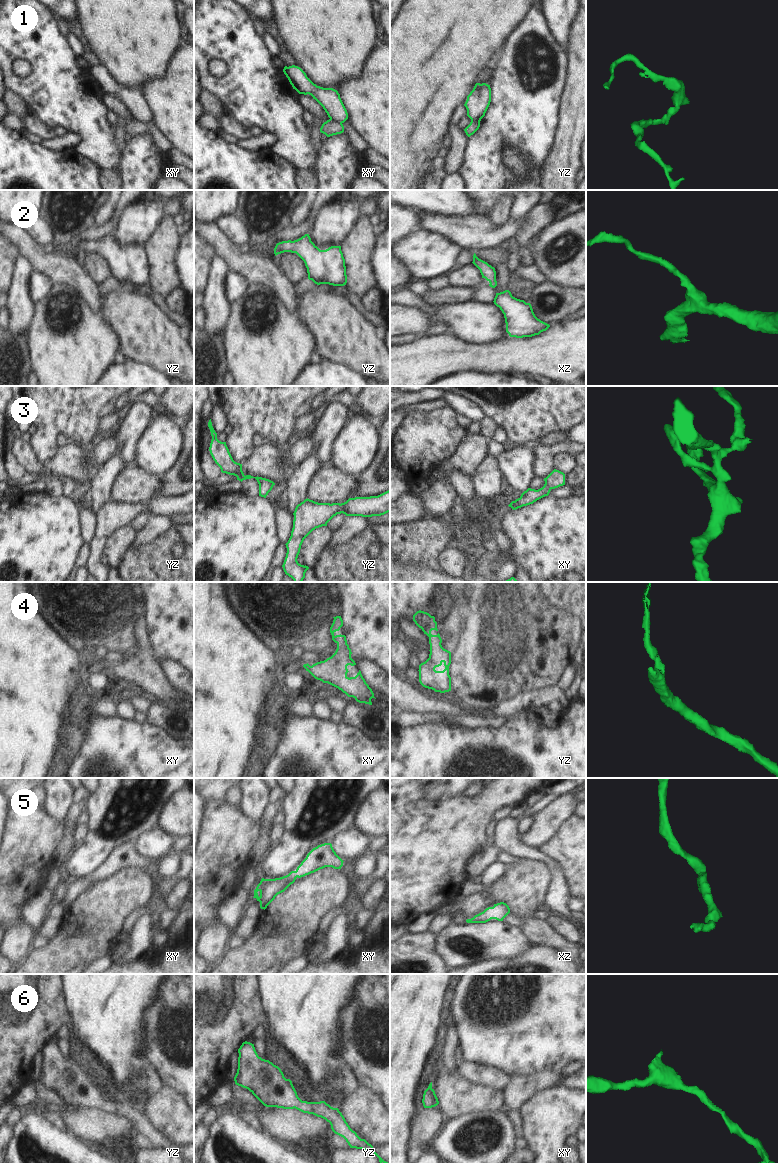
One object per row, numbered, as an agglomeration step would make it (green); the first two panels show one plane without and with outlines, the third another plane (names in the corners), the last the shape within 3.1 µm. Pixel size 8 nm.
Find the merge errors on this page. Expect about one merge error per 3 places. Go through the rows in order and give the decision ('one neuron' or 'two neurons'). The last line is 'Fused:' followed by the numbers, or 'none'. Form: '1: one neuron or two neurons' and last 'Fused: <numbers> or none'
1: two neurons
2: one neuron
3: one neuron
4: one neuron
5: one neuron
6: one neuron
Fused: 1

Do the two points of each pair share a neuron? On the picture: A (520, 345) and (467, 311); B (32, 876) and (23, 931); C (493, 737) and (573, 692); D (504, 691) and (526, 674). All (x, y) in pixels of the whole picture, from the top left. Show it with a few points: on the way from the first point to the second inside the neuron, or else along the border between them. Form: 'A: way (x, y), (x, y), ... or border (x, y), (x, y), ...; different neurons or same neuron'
A: border (510, 337), (485, 343); different neurons
B: border (23, 921), (10, 928); different neurons
C: border (575, 698), (570, 701); different neurons
D: way (509, 686), (521, 674); same neuron

